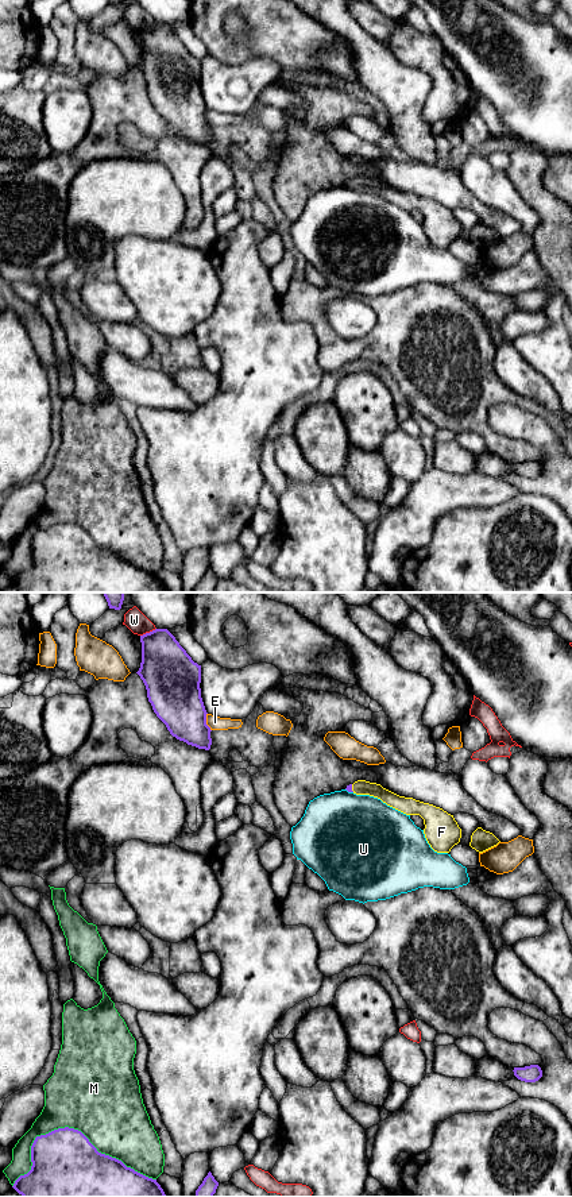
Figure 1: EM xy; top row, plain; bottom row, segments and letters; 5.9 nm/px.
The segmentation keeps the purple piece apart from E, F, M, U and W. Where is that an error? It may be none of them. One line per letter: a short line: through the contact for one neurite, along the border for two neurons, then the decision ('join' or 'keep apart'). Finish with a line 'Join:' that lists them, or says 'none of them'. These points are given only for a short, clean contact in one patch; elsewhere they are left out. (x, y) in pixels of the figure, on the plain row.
E: keep apart
F: line xy (348, 184), (351, 184), (360, 182); join
M: keep apart
U: line xy (346, 184), (352, 188); keep apart
W: keep apart
Join: F

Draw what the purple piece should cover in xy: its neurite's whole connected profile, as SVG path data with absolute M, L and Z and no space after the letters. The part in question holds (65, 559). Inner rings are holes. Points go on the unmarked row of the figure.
M58 524L36 532L31 541L31 557L31 565L20 571L12 582L23 592L166 592L156 575L98 548L89 534L74 524Z

